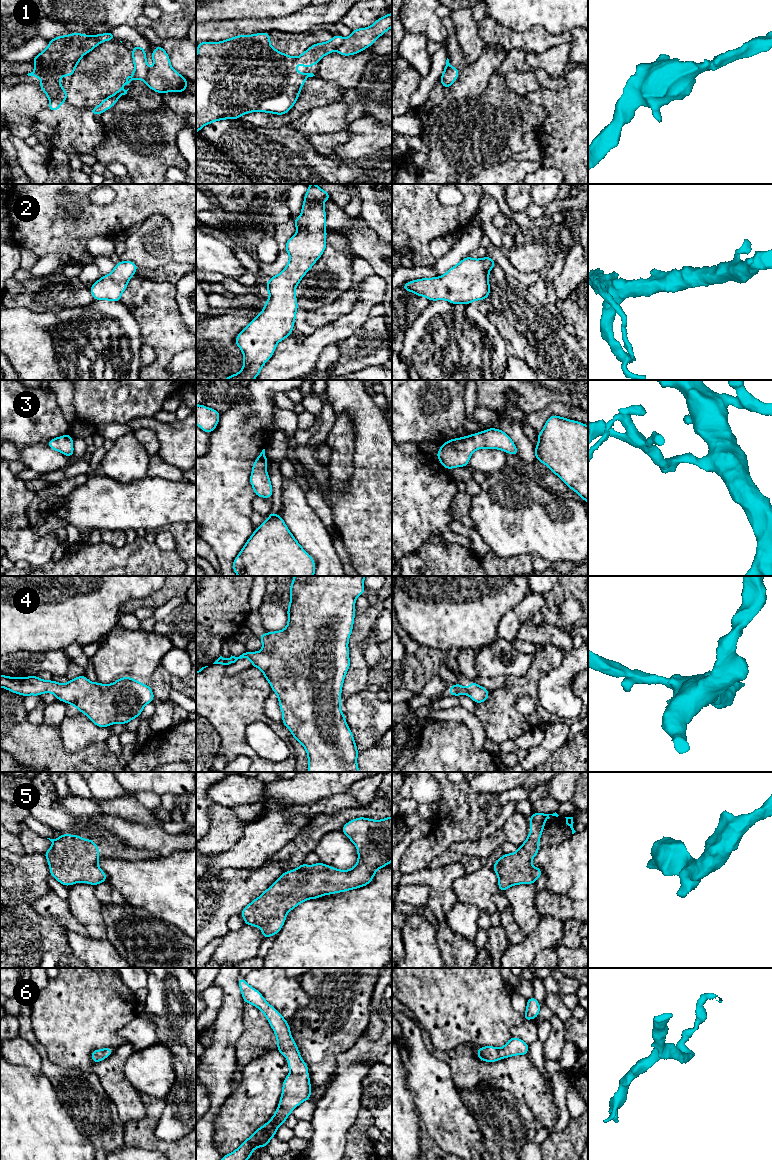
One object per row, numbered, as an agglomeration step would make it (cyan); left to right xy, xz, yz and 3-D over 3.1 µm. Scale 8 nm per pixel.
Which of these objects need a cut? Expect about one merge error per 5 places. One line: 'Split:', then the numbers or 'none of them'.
Split: 1

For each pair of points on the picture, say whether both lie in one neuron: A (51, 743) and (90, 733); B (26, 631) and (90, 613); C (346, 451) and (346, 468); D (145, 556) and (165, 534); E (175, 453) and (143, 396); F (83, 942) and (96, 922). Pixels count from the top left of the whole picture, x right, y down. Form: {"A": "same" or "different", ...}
{"A": "different", "B": "same", "C": "same", "D": "different", "E": "different", "F": "different"}

